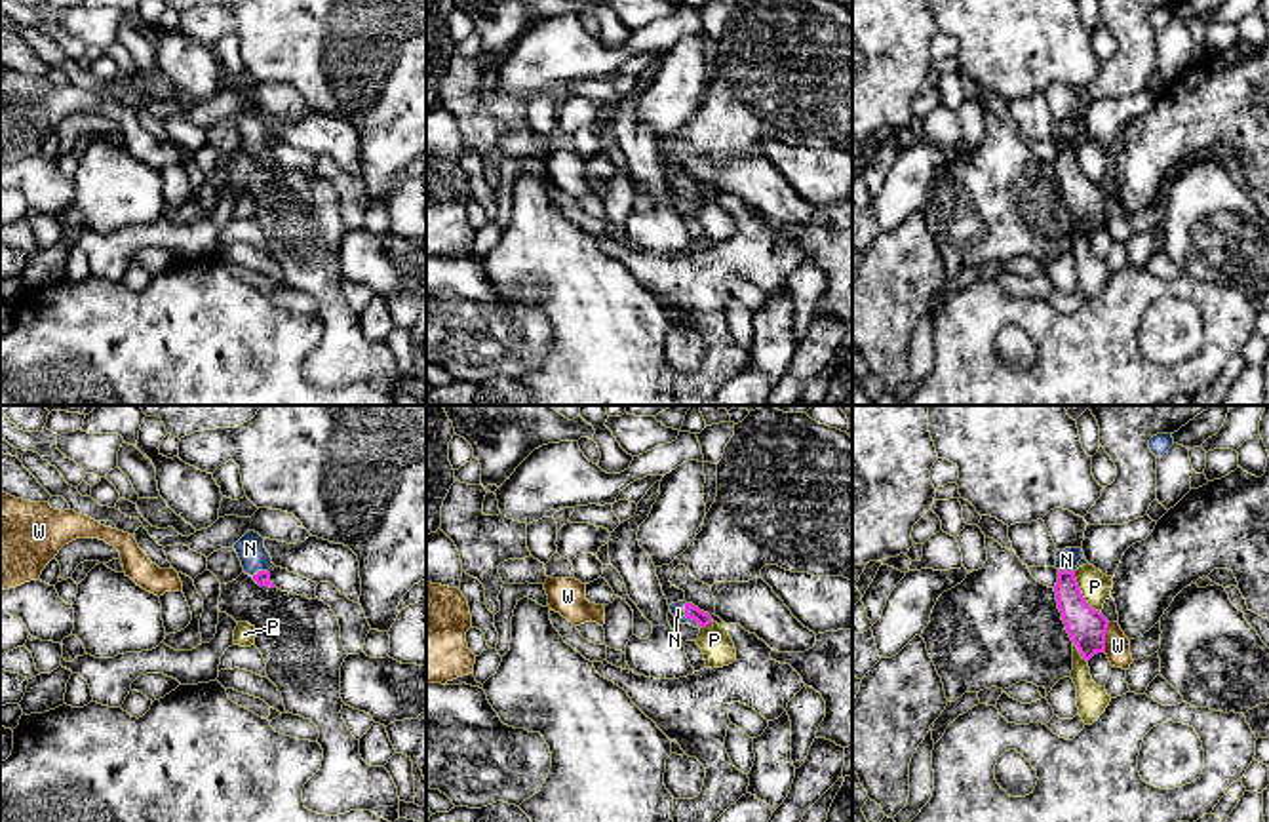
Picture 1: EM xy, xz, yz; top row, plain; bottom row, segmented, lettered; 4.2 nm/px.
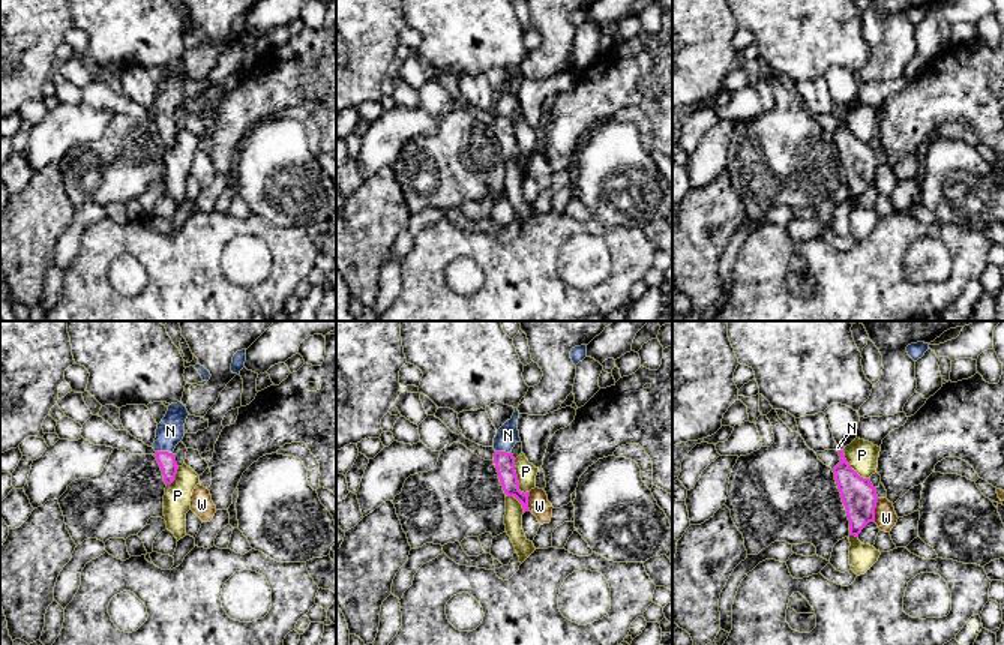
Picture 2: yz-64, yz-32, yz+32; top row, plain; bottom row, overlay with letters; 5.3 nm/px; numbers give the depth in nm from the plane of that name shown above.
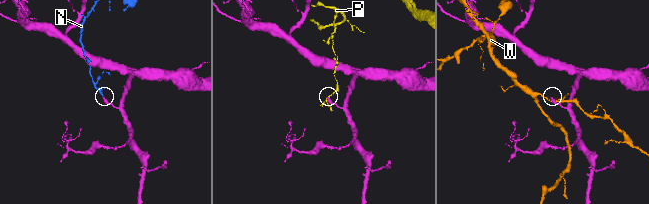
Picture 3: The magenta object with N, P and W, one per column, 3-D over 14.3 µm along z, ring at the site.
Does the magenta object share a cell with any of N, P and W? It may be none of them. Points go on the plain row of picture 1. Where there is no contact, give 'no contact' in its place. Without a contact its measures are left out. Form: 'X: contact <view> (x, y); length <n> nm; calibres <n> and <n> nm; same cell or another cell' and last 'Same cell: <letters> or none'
N: contact xz (687, 191); length 130 nm; calibres 60 and 60 nm; same cell
P: contact yz (1081, 168); length 220 nm; calibres 160 and 130 nm; another cell
W: contact yz (1104, 212); length 130 nm; calibres 160 and 110 nm; another cell
Same cell: N

